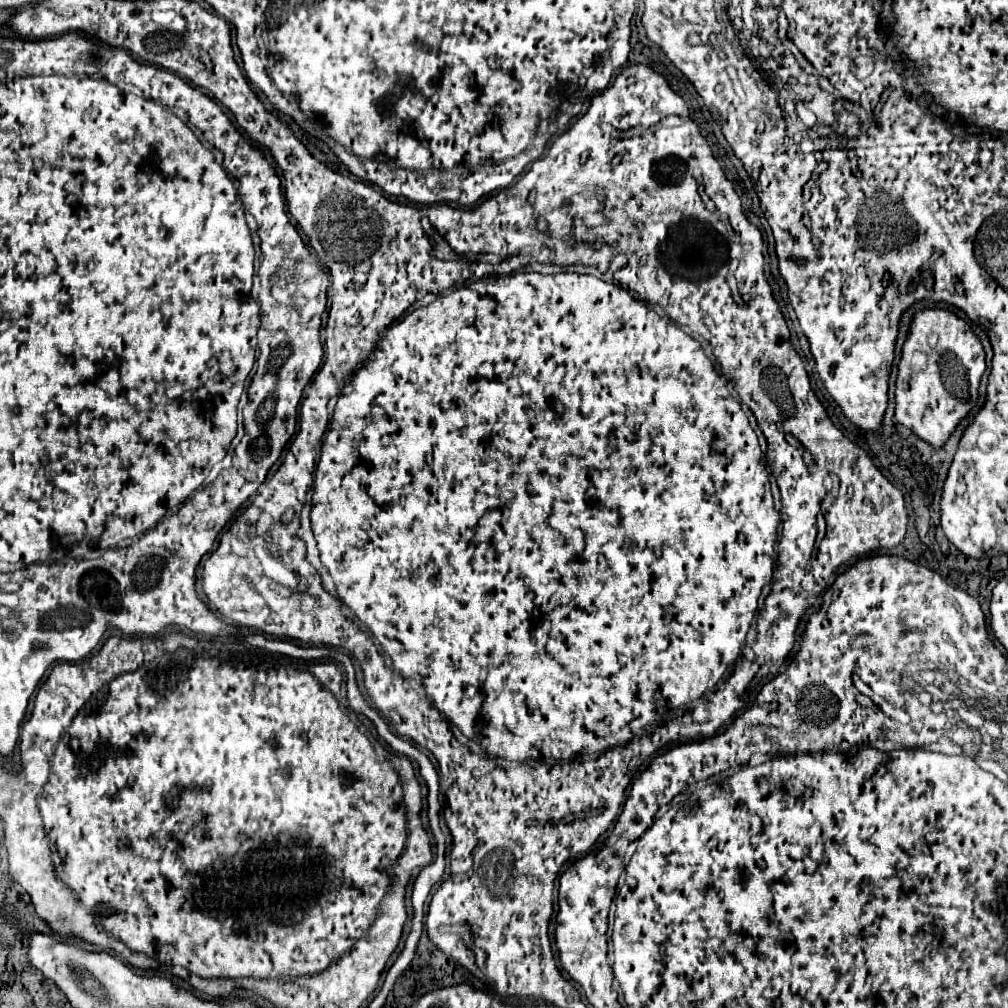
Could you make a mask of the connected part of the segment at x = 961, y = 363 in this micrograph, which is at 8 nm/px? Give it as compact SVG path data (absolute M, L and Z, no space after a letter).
M919 310L909 326L901 350L895 388L895 418L933 446L943 446L955 426L979 398L979 380L985 372L985 352L969 324L951 310Z

